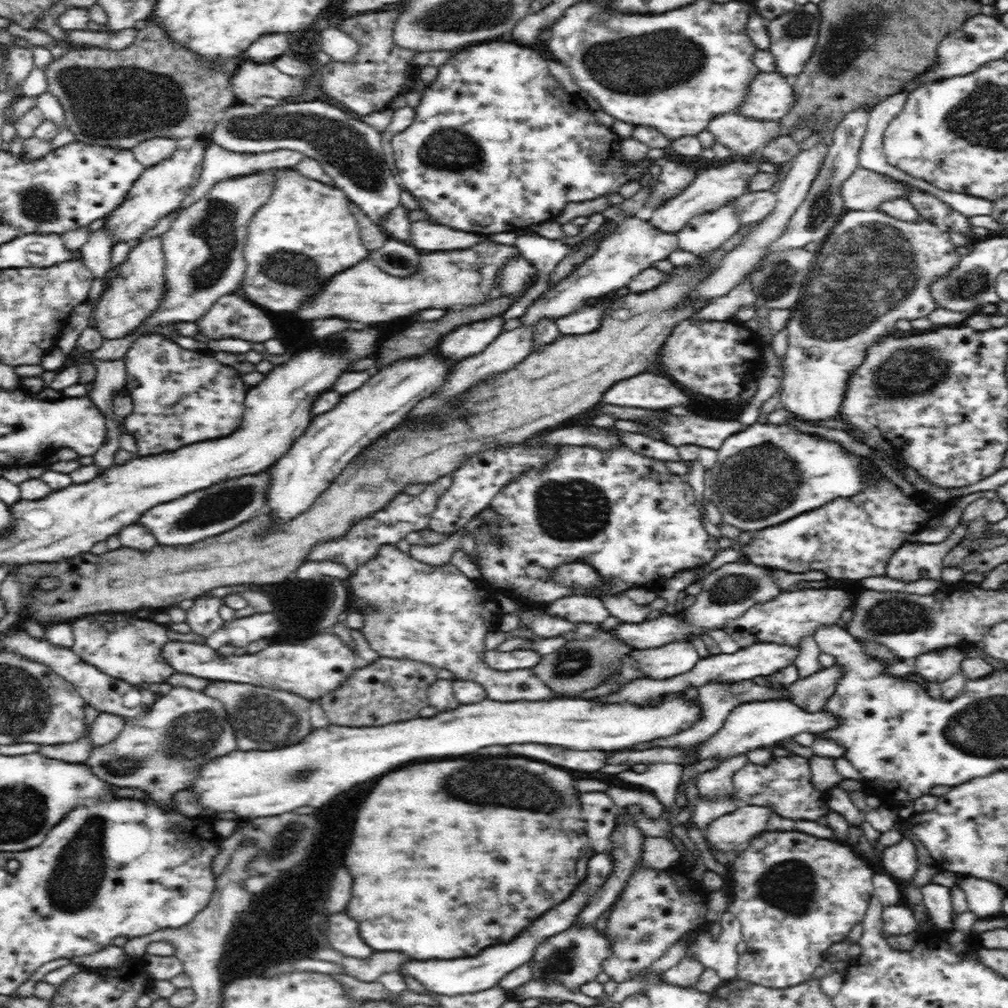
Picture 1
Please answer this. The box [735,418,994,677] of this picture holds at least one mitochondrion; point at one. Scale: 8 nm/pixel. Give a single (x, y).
(910, 617)

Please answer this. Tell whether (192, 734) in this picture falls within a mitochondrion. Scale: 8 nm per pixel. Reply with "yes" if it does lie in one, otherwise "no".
yes

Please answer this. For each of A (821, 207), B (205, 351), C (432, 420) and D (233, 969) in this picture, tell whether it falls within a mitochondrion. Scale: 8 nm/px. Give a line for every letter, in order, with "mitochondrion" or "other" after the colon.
A: mitochondrion
B: other
C: other
D: other

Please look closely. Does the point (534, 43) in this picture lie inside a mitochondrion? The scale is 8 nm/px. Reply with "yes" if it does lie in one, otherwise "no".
no

